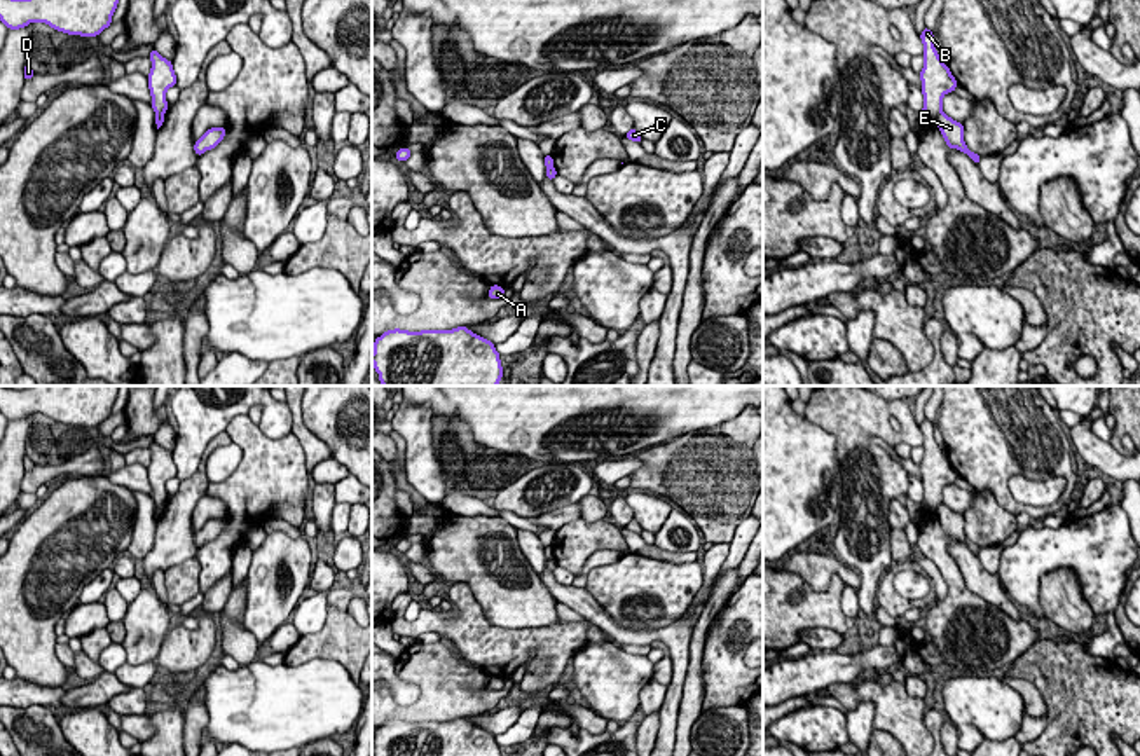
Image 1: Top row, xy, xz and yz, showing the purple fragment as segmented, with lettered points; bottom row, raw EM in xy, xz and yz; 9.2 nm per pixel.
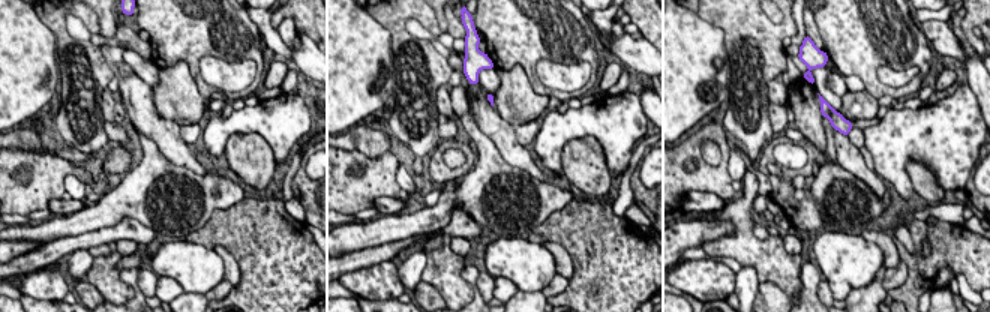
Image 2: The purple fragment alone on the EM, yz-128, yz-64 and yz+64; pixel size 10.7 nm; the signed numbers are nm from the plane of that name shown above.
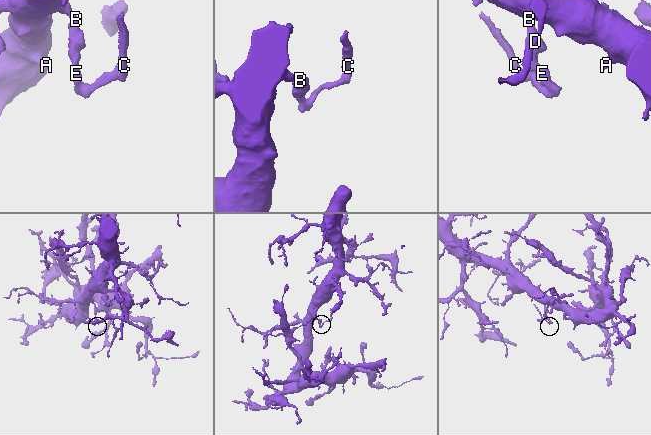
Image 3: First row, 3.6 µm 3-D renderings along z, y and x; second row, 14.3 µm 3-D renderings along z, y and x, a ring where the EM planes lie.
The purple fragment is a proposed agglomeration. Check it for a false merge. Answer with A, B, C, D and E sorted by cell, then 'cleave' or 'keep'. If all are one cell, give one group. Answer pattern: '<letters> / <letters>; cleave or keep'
A B D / C E; cleave

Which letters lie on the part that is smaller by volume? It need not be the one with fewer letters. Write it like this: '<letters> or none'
C, E

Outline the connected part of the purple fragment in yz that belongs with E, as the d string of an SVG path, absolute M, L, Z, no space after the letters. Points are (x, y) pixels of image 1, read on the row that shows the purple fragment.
M941 112L937 115L936 124L937 124L948 148L957 148L957 150L967 154L972 159L972 162L979 164L981 155L971 152L964 141L964 124L962 122L957 122Z

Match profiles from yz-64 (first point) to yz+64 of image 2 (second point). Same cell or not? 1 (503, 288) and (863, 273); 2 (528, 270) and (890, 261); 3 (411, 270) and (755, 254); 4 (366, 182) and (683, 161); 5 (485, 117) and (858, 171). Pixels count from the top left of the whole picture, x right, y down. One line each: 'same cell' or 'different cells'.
1: same cell
2: different cells
3: different cells
4: same cell
5: same cell

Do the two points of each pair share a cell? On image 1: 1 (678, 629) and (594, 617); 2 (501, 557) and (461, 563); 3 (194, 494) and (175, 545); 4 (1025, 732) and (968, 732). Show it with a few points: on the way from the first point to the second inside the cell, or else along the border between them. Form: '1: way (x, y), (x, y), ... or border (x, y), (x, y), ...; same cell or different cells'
1: way (657, 636), (622, 636), (615, 631); same cell
2: way (491, 557), (472, 557); same cell
3: way (182, 507), (177, 512), (175, 533); same cell
4: border (1025, 713), (1015, 735); different cells

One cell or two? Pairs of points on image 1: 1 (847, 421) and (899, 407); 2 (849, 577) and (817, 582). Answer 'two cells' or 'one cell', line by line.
1: one cell
2: one cell

